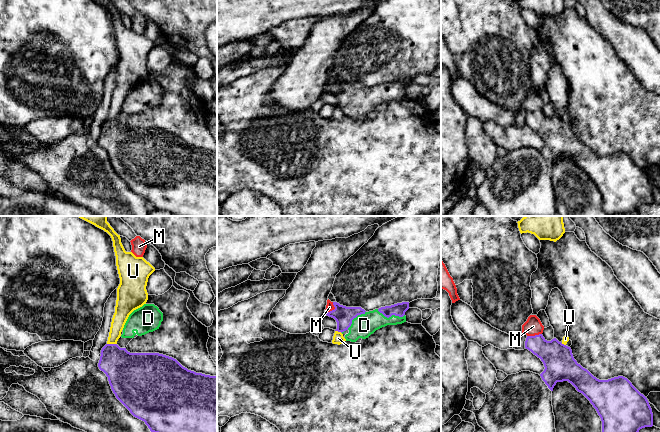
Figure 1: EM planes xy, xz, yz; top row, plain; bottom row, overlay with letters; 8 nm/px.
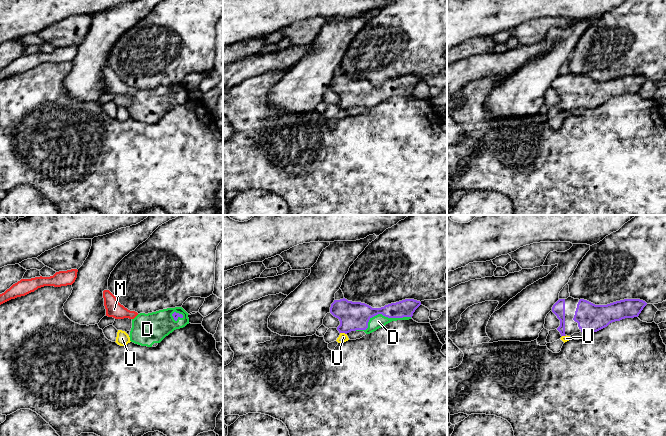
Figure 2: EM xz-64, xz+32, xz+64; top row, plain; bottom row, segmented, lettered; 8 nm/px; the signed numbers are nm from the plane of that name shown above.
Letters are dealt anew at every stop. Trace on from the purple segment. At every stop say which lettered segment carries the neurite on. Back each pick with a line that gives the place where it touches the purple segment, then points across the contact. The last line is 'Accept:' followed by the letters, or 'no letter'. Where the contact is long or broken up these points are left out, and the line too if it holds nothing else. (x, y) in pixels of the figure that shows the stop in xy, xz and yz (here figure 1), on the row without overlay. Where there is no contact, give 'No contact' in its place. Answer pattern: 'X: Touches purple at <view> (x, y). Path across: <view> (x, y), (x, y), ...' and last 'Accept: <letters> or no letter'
D: Touches purple at xz (391, 91)
Accept: D

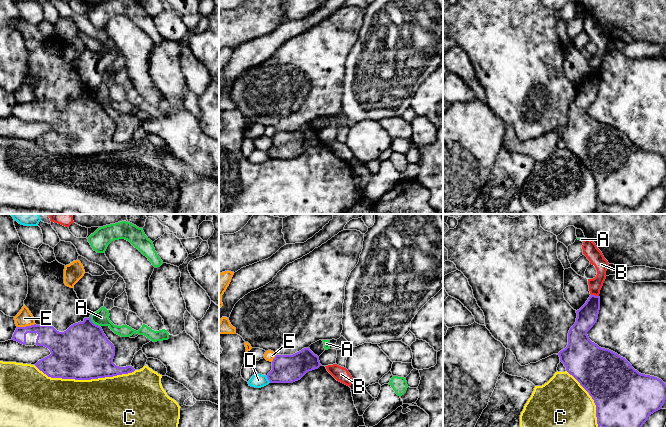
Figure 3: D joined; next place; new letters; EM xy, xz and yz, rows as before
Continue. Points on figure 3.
Accept: no letter

